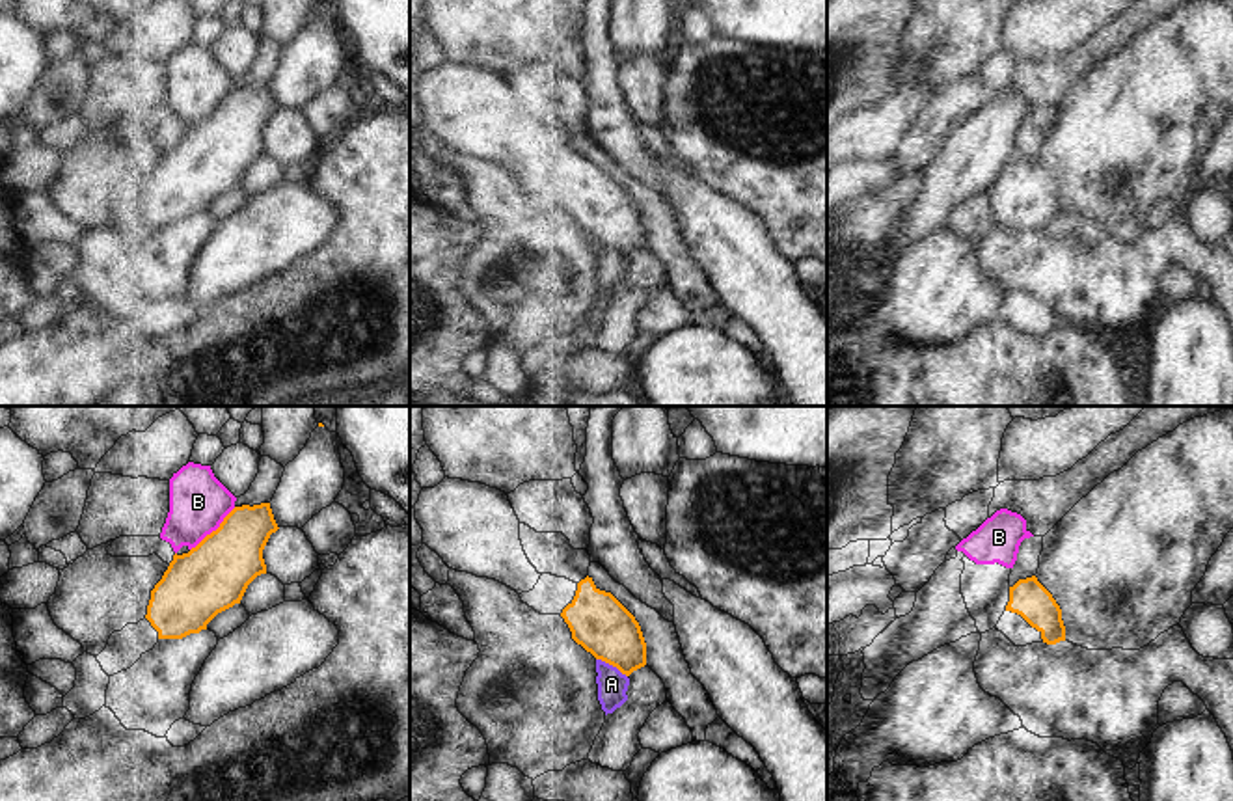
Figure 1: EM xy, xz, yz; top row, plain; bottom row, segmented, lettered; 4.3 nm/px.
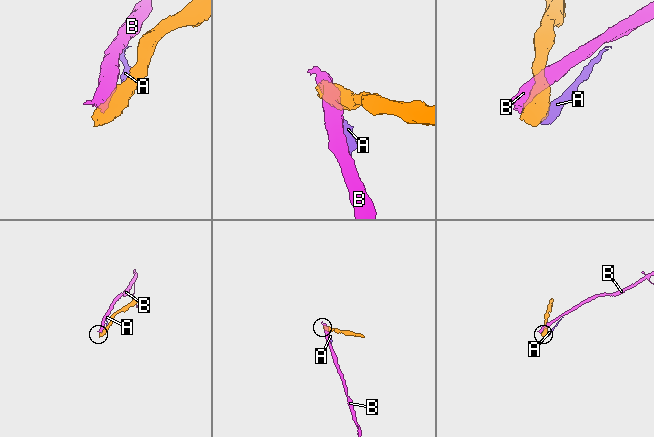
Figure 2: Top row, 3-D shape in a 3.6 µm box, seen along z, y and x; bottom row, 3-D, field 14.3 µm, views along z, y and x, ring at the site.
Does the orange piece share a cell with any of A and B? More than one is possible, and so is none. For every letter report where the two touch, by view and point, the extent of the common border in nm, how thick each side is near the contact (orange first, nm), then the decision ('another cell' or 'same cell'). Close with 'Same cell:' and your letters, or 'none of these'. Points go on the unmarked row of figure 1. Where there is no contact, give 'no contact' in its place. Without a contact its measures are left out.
A: xz (611, 246) | 160 nm | 240/130 nm | another cell
B: xy (213, 114) | 280 nm | 300/260 nm | another cell
Same cell: none of these

